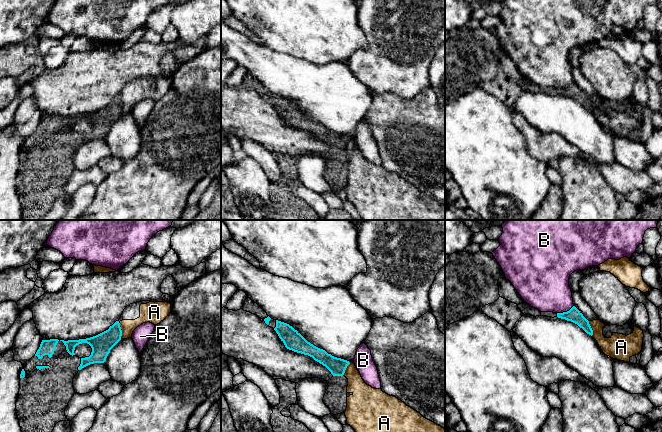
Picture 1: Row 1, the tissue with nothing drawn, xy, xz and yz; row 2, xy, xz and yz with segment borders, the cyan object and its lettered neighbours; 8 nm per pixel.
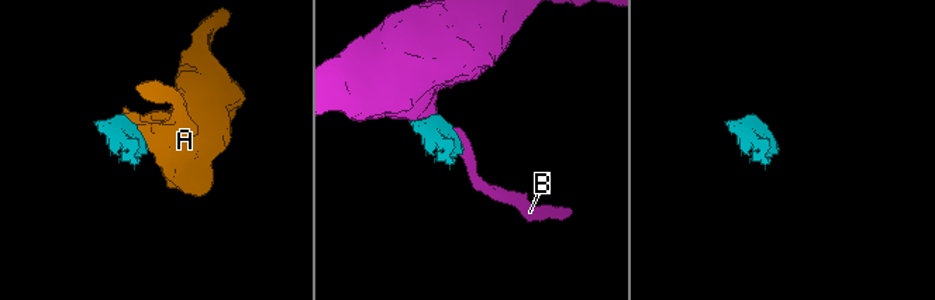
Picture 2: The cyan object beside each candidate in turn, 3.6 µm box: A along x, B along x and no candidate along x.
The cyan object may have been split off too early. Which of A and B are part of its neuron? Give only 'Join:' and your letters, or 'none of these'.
Join: none of these

